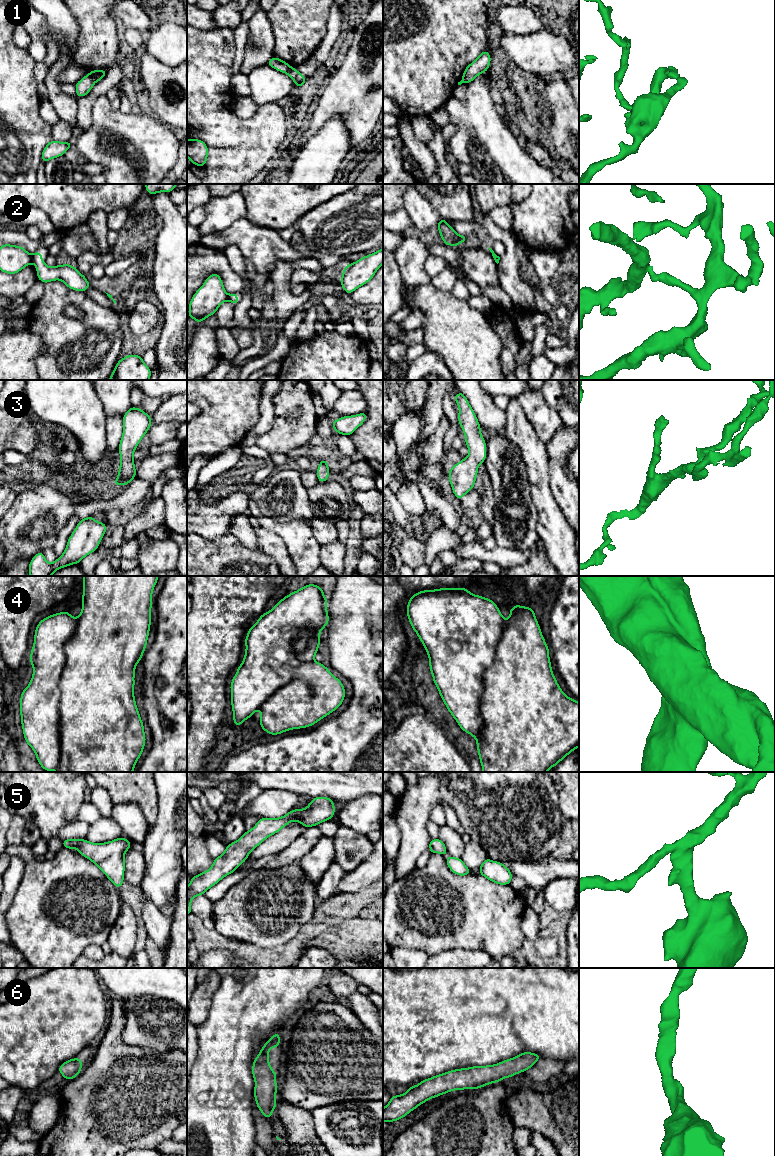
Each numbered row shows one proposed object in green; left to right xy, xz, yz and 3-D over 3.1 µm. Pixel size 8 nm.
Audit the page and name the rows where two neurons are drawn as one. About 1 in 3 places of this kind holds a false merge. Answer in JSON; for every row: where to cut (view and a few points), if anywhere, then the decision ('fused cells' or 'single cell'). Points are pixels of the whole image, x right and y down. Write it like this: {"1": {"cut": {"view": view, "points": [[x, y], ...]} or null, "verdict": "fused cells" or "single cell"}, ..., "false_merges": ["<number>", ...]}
{"1": {"cut": {"view": "xy", "points": [[88, 74], [94, 82]]}, "verdict": "fused cells"}, "2": {"cut": {"view": "xy", "points": [[32, 255], [30, 261]]}, "verdict": "fused cells"}, "3": {"cut": null, "verdict": "single cell"}, "4": {"cut": {"view": "xy", "points": [[77, 618], [64, 646], [59, 680], [57, 770]]}, "verdict": "fused cells"}, "5": {"cut": null, "verdict": "single cell"}, "6": {"cut": null, "verdict": "single cell"}, "false_merges": ["1", "2", "4"]}

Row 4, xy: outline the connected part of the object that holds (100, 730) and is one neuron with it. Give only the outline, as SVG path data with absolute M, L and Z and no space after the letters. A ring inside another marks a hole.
M83 576L82 611L77 618L77 628L64 646L66 662L60 680L59 740L60 763L57 772L133 772L142 755L146 738L134 697L135 668L141 661L151 624L152 592L159 576Z

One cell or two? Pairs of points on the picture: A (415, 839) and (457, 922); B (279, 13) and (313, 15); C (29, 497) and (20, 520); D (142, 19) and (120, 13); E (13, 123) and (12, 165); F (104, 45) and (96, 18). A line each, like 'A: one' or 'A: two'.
A: two
B: one
C: one
D: one
E: one
F: one

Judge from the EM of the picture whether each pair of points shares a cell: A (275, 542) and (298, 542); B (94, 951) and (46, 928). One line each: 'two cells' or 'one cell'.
A: two cells
B: two cells

